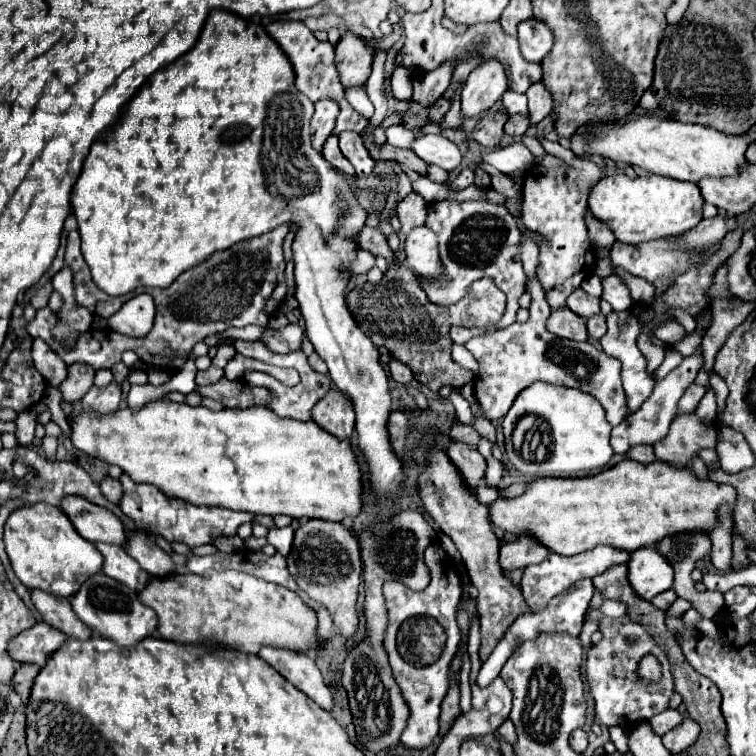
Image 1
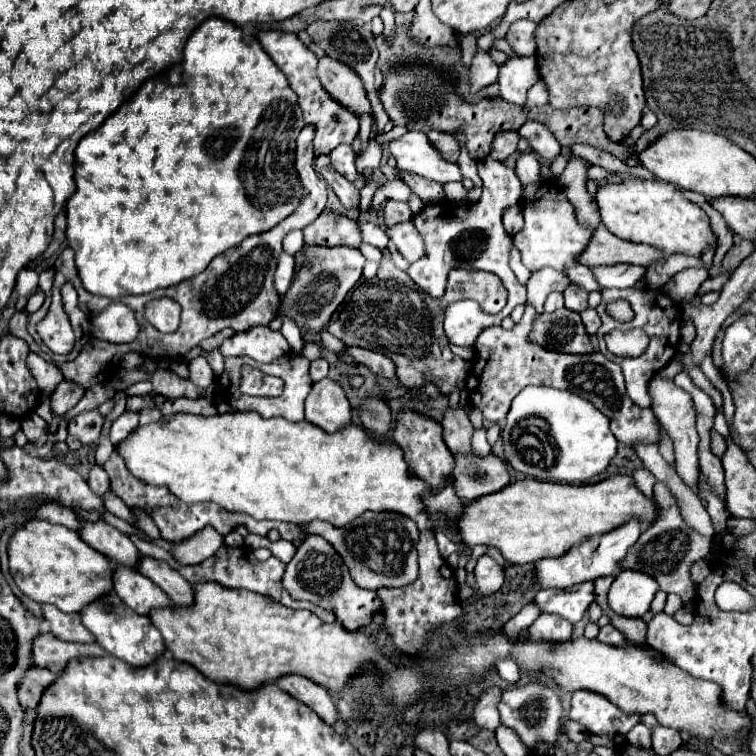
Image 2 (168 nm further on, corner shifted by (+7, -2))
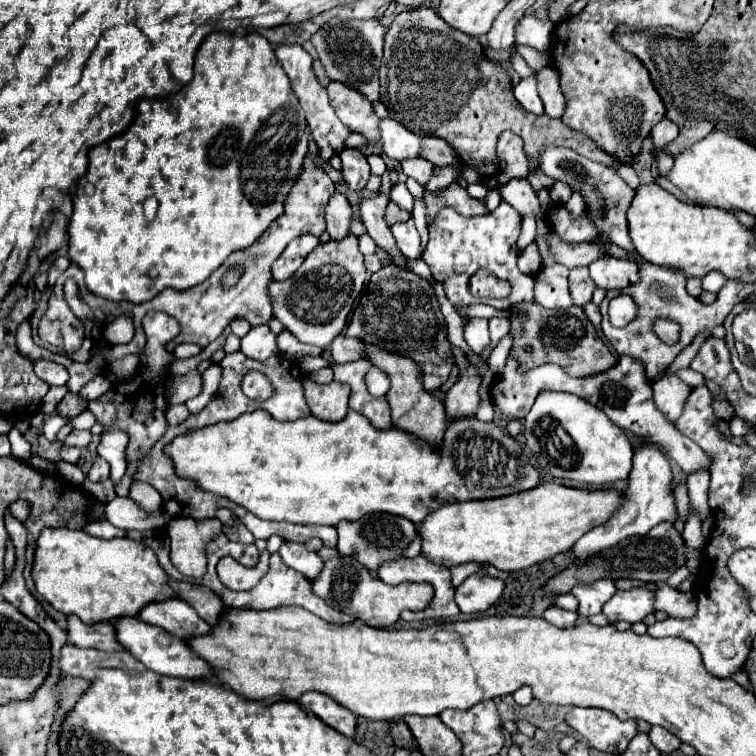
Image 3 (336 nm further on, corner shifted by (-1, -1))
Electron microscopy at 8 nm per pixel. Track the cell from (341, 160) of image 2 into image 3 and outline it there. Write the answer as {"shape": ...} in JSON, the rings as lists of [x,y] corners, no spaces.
{"shape":[[[344,149],[340,153],[340,159],[342,159],[342,175],[344,175],[344,181],[350,185],[350,189],[354,191],[364,189],[370,177],[366,155],[360,149]]]}

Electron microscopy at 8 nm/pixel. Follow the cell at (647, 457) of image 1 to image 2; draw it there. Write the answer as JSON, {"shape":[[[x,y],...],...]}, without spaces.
{"shape":[[[636,470],[634,472],[634,482],[636,482],[636,486],[644,492],[644,488],[654,488],[654,484],[656,484],[656,478],[648,472],[648,470]]]}

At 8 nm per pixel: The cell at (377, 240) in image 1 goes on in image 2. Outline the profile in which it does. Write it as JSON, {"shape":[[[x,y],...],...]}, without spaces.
{"shape":[[[332,210],[322,212],[318,222],[312,222],[312,226],[304,230],[304,240],[306,246],[320,244],[320,246],[350,246],[350,248],[358,248],[362,242],[358,222]]]}

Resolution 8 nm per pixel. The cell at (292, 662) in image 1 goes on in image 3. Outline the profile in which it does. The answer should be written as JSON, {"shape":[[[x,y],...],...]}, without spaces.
{"shape":[[[308,691],[304,693],[298,703],[312,711],[316,717],[320,717],[326,725],[332,725],[336,731],[342,731],[346,737],[354,735],[354,727],[356,727],[356,715],[348,709],[344,709],[340,703],[332,701],[332,697],[328,697],[326,693],[316,693],[316,691]]]}

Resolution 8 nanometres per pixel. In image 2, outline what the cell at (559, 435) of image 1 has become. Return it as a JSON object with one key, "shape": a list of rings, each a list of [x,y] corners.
{"shape":[[[528,386],[524,388],[512,402],[512,408],[506,418],[506,426],[502,430],[502,442],[504,442],[504,454],[510,466],[518,472],[524,472],[526,476],[532,476],[542,482],[560,482],[560,484],[584,484],[592,476],[602,474],[612,458],[616,456],[618,440],[610,432],[608,418],[592,406],[592,402],[570,394],[566,390],[546,388],[546,386]]]}

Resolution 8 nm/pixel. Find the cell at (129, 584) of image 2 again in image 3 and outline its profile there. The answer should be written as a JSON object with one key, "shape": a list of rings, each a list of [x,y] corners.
{"shape":[[[178,597],[152,601],[140,611],[140,619],[150,625],[160,625],[164,631],[180,639],[190,639],[210,631],[210,625],[186,601]]]}

